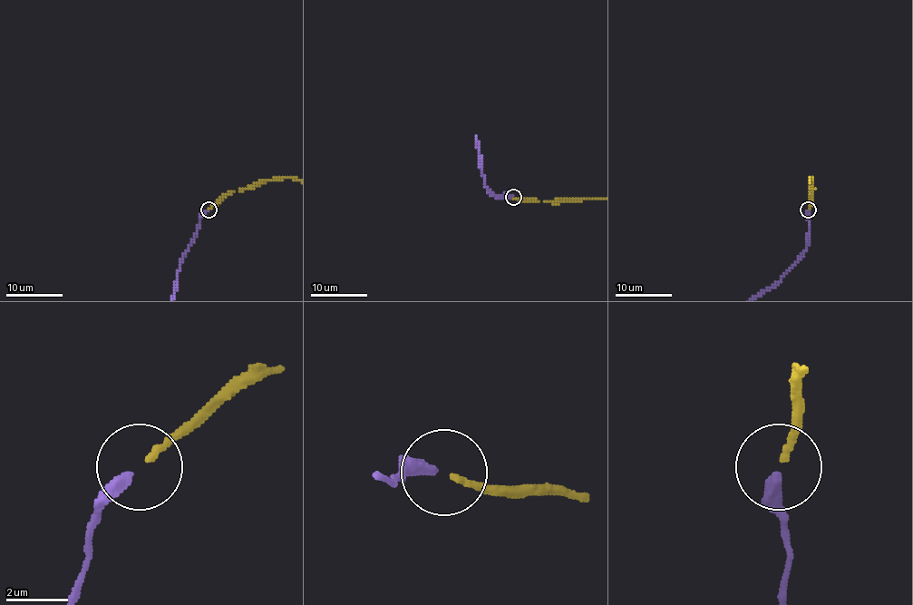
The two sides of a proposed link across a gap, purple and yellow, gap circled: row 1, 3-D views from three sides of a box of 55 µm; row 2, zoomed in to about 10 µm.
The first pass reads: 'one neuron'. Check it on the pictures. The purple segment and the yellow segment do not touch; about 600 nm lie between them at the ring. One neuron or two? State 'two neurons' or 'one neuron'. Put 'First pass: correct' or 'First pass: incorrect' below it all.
one neuron
First pass: correct

